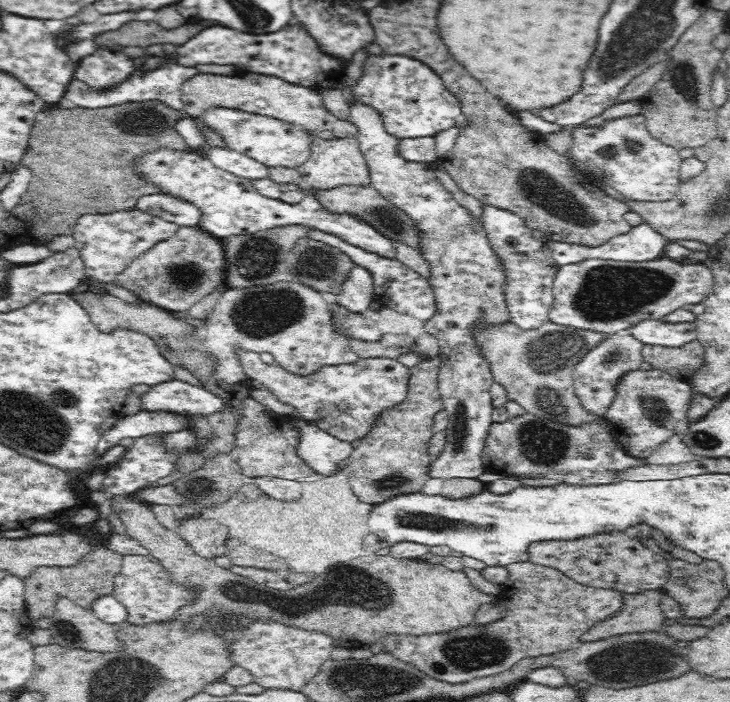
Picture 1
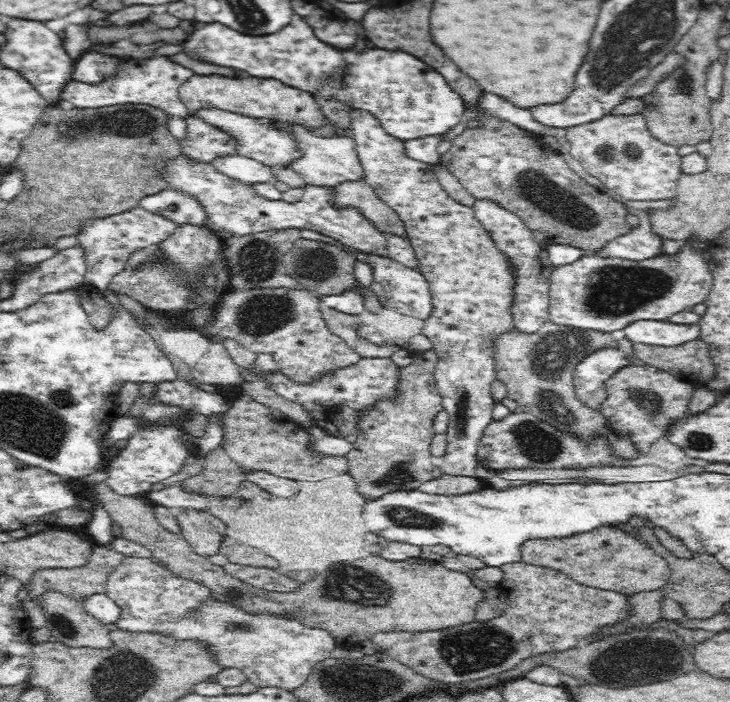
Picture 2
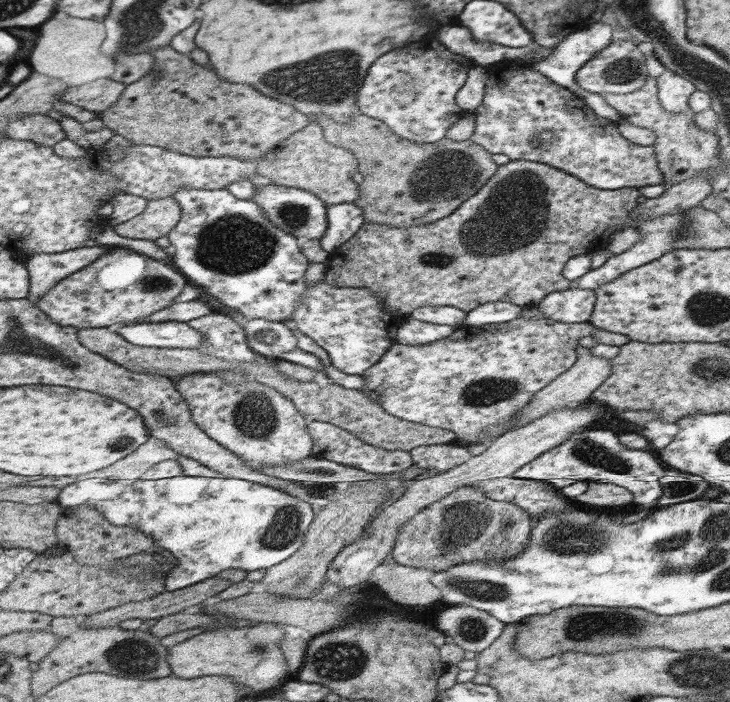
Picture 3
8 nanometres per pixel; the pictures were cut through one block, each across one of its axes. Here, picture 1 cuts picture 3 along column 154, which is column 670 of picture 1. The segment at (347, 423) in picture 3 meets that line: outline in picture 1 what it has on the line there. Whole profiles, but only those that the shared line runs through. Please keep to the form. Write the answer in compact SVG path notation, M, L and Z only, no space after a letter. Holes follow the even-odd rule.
M698 339L679 347L642 345L640 355L654 368L681 380L692 380L696 373L707 367L705 346Z

